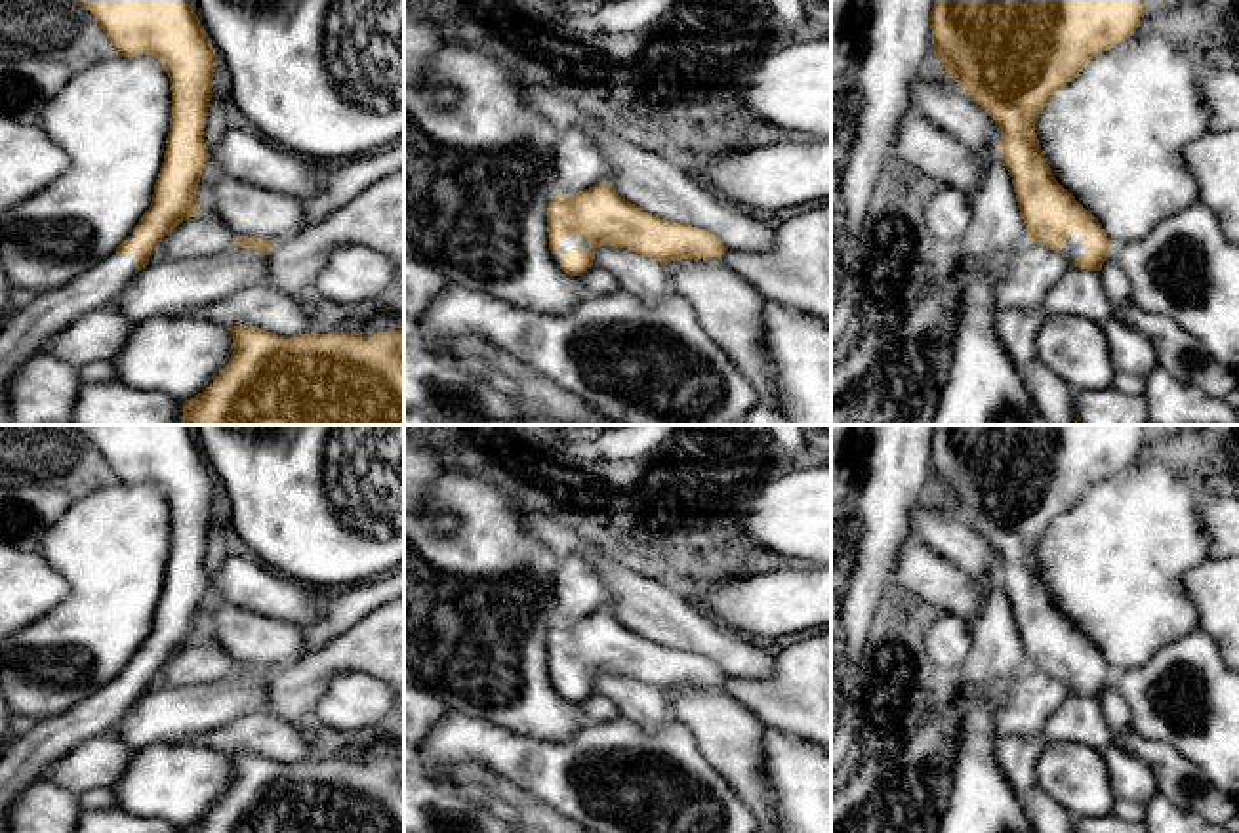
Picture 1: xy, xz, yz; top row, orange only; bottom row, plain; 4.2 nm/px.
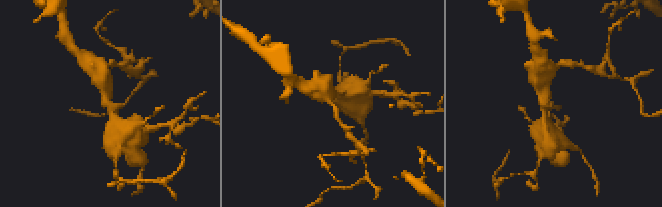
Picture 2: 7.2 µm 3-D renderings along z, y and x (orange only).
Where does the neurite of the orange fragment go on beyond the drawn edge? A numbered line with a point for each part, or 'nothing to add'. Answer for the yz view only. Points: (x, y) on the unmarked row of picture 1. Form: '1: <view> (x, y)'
1: yz (1074, 675)

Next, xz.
1: xz (572, 671)

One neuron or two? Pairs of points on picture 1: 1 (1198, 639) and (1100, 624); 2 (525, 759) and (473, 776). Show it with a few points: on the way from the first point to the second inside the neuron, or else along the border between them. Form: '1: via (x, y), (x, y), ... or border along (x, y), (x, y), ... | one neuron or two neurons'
1: border along (1198, 626), (1165, 643), (1144, 662) | two neurons
2: border along (446, 767), (462, 763), (483, 765), (528, 795) | two neurons

